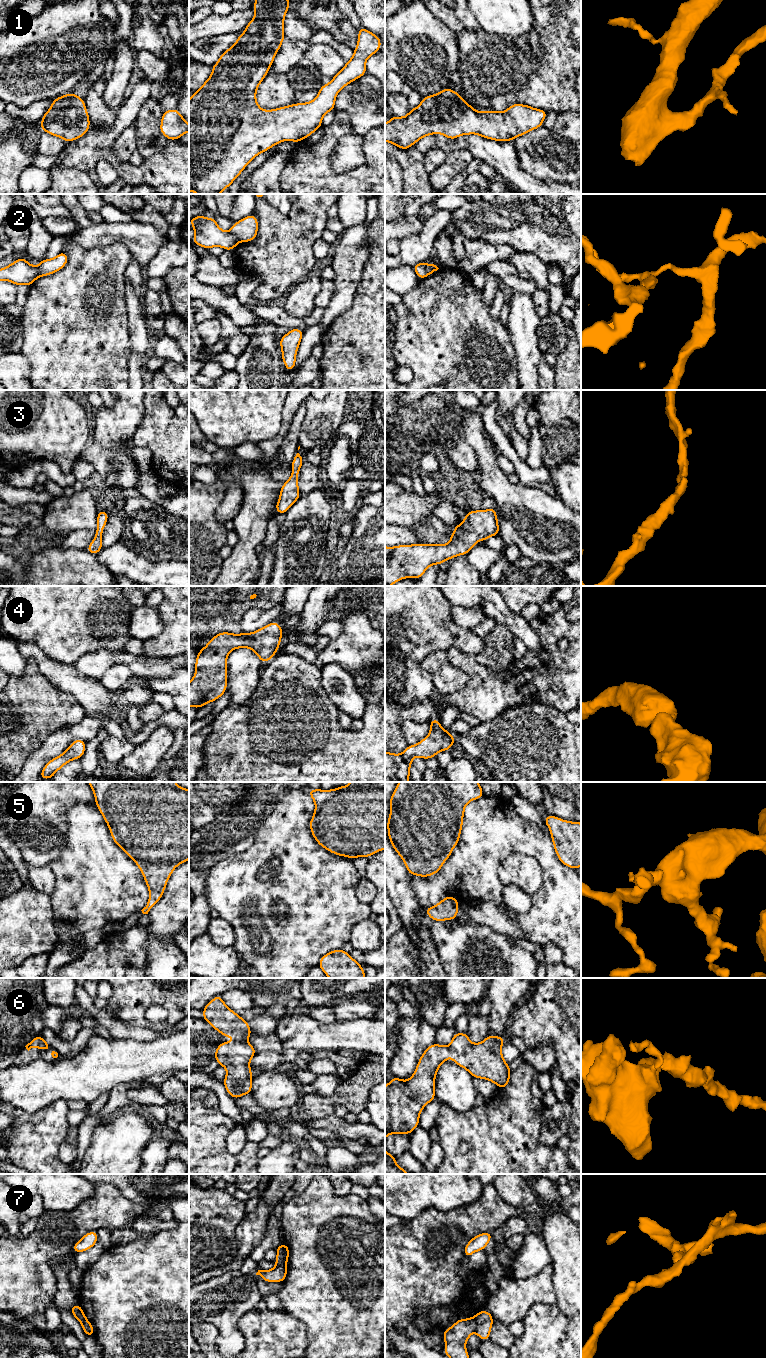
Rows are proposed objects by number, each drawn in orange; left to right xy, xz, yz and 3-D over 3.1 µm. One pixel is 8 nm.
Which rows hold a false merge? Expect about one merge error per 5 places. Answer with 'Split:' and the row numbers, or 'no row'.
Split: 2

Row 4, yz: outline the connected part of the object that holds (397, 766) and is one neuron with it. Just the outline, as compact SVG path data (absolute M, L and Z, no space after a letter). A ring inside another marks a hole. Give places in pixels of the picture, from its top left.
M435 717L430 723L427 737L416 745L408 745L402 754L385 751L385 782L408 782L410 766L415 756L426 760L435 757L440 751L448 751L456 742L455 737L442 728Z

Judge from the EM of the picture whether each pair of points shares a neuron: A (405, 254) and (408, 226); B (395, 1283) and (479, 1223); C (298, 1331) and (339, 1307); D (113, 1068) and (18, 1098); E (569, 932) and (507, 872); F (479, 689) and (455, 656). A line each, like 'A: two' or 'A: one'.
A: two
B: one
C: two
D: one
E: two
F: one

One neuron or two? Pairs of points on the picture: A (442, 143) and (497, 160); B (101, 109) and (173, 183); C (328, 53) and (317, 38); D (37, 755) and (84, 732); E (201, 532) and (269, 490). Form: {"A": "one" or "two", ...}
{"A": "one", "B": "two", "C": "two", "D": "one", "E": "two"}

